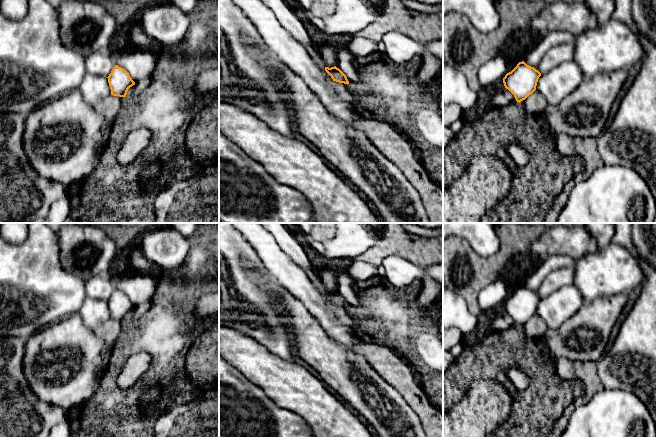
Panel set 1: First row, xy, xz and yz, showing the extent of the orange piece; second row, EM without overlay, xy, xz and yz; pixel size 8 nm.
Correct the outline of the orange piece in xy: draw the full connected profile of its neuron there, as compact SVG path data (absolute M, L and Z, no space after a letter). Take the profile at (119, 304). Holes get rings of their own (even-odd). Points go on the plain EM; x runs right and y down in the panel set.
M115 289L107 302L113 320L126 321L128 313L135 309L129 297L118 289Z

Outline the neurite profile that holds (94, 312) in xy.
M86 298L79 314L84 325L91 330L111 320L108 302L98 299Z

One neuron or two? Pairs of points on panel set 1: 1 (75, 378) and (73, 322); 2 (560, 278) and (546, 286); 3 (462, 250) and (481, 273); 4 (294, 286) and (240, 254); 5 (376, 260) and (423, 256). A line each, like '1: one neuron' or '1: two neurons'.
1: one neuron
2: one neuron
3: one neuron
4: two neurons
5: one neuron

